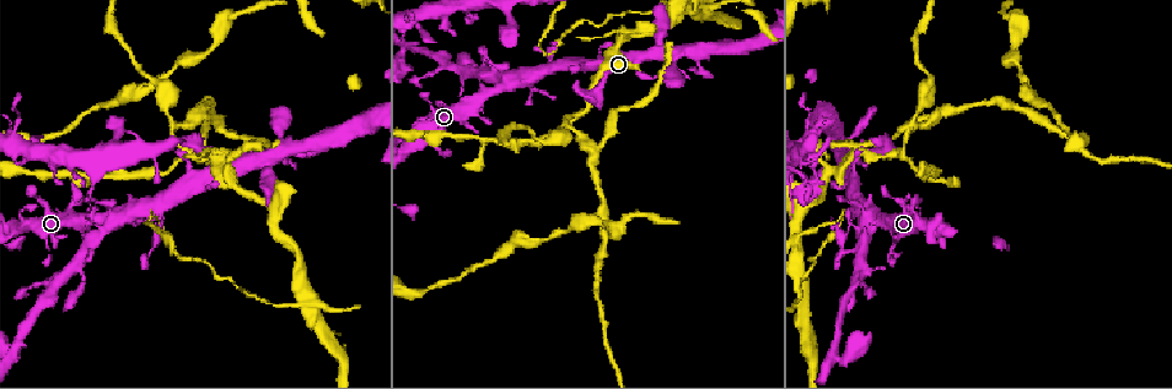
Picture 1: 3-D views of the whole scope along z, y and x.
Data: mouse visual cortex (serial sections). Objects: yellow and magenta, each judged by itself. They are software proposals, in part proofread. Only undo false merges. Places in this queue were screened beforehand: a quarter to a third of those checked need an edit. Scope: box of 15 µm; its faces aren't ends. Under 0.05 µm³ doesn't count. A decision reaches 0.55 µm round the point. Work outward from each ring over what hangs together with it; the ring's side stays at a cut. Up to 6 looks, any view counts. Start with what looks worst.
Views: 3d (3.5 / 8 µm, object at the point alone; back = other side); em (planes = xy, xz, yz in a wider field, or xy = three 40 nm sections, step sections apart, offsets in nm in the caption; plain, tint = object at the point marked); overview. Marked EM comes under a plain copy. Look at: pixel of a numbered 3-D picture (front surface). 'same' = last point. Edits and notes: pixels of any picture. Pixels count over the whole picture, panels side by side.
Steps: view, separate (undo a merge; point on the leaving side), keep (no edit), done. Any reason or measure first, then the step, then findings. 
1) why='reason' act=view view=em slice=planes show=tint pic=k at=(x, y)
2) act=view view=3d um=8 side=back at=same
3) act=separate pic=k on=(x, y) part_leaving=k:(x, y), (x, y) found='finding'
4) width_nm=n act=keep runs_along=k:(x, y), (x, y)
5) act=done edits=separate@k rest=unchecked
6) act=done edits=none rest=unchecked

why='abrupt turn' act=view view=3d um=3.5 side=back pic=1 at=(566, 124)

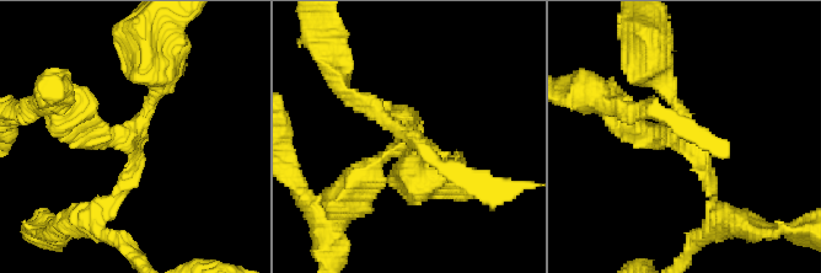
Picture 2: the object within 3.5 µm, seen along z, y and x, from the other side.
arms=3 arm_widths_nm=150,250,300 why='now the EM' act=view view=em slice=xy step=2 show=tint pic=2 at=(136, 132)

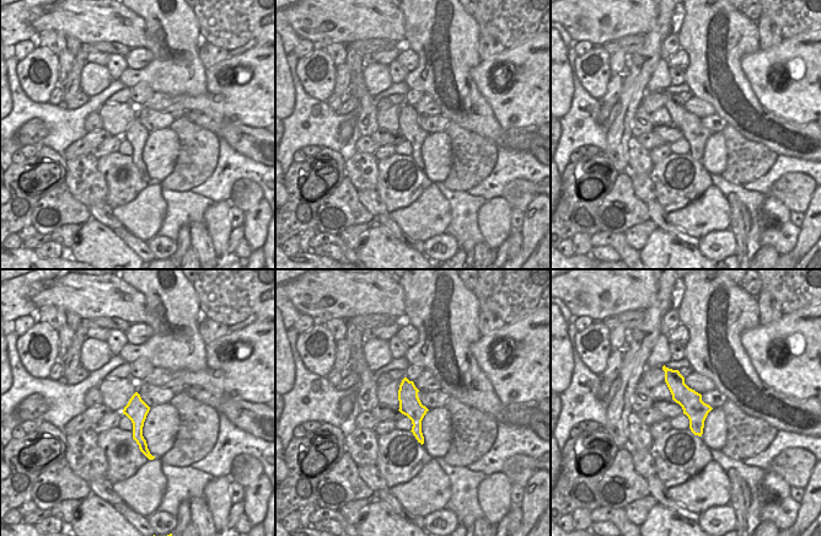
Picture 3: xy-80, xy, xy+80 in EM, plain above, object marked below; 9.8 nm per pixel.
act=keep runs_along=2:(712, 202), (691, 134), (633, 126) found='continuous, no second cell'

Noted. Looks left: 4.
why='abrupt turn' act=view view=3d um=3.5 pic=1 at=(699, 72)

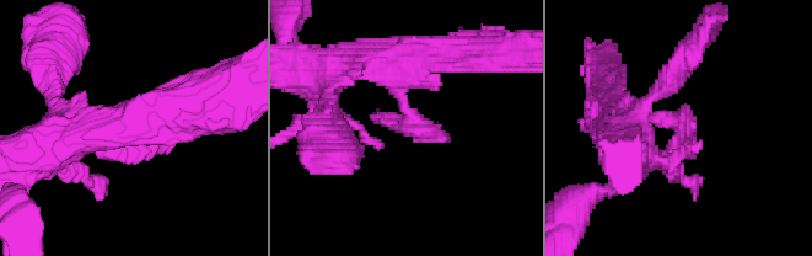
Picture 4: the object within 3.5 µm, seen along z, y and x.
act=view view=em slice=planes show=tint pic=4 at=(411, 121)

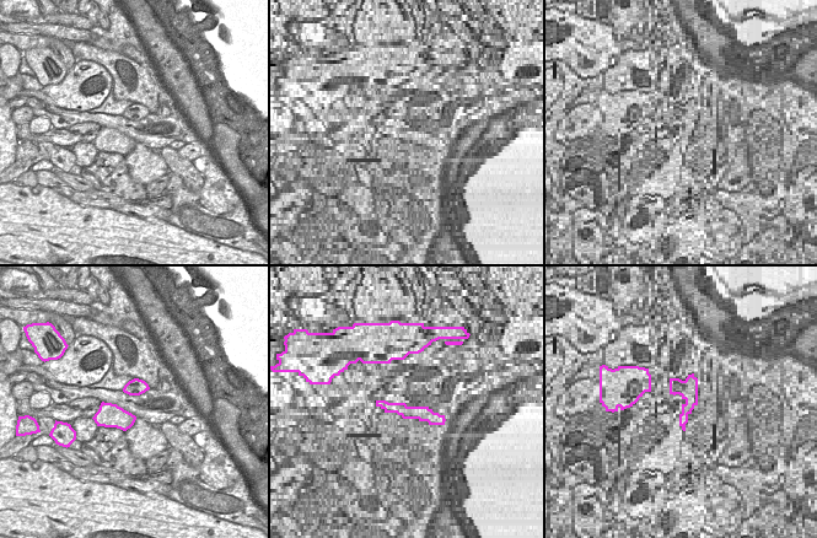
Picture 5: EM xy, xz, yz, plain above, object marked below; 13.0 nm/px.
act=keep runs_along=4:(391, 59), (406, 59), (402, 104), (424, 126) found='continuous, no second cell'

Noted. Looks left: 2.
why='three arms meet' act=view view=3d um=3.5 pic=1 at=(617, 44)

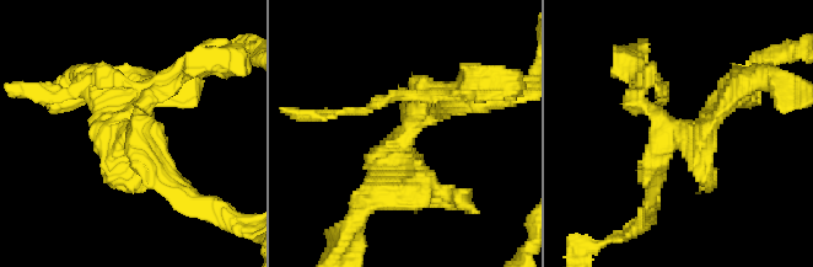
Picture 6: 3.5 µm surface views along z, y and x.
act=separate pic=6 on=(166, 79) part_leaving=6:(652, 110), (636, 95), (634, 60) found='two cells meet here'

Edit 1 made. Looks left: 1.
act=done edits=separate@6 rest=unchecked

